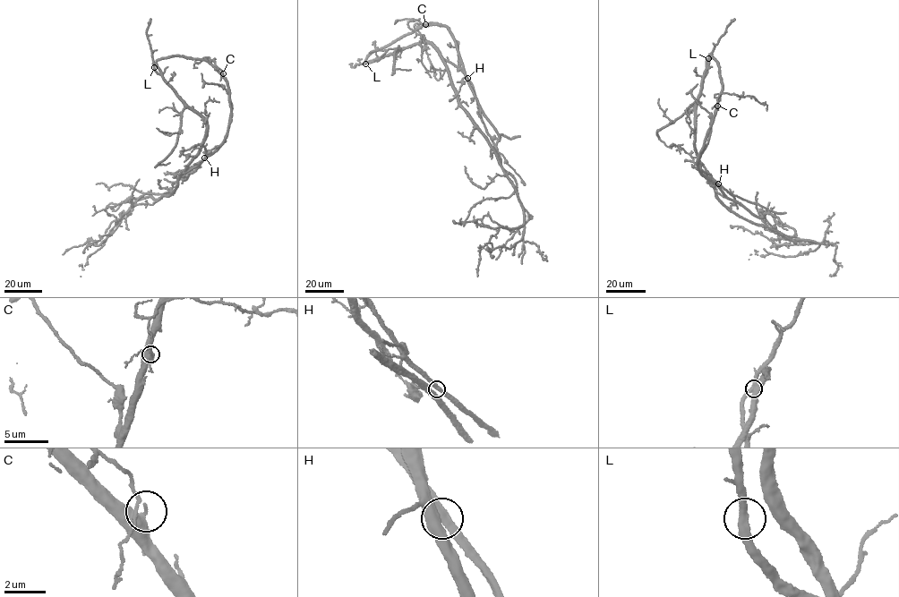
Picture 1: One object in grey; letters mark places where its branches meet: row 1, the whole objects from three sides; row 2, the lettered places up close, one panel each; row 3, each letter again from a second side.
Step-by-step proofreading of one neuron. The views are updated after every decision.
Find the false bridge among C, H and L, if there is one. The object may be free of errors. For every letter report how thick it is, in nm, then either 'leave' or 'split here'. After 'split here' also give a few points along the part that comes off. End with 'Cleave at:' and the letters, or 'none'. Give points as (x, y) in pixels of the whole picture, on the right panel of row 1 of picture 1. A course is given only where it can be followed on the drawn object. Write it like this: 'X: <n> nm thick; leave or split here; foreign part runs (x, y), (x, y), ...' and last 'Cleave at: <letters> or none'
C: 340 nm thick; split here; foreign part runs (717, 106), (720, 94), (726, 92), (752, 96), (766, 105), (766, 111)
H: 360 nm thick; leave
L: 360 nm thick; leave
Cleave at: C

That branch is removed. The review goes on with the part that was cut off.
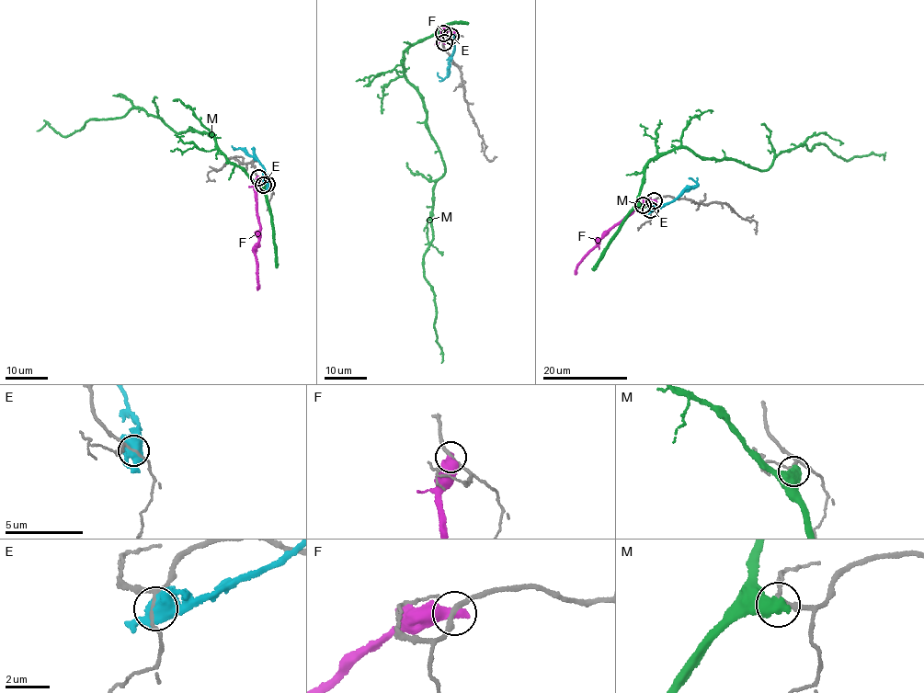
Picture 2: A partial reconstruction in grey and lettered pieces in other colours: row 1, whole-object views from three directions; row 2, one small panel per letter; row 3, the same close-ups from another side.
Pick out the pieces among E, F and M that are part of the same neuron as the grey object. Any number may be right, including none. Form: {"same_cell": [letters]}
{"same_cell": ["M"]}

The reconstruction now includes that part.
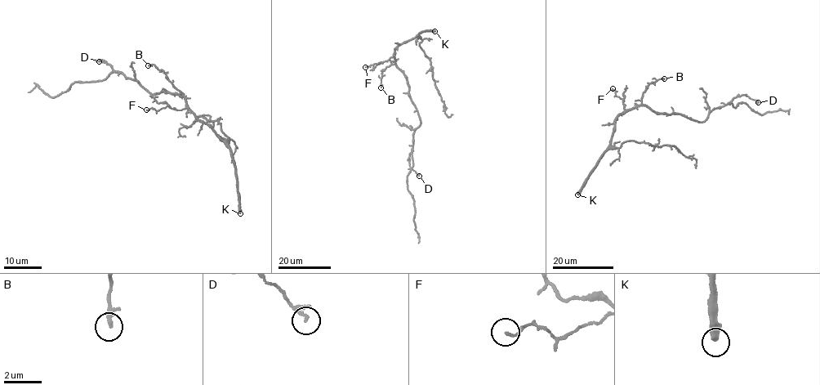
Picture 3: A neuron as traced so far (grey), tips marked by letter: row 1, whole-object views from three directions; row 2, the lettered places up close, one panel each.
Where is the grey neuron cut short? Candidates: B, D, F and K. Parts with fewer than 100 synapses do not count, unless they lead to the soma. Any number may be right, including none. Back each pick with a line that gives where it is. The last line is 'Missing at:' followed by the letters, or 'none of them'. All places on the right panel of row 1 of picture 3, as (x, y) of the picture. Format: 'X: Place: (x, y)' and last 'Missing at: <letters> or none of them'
K: Place: (577, 194)
Missing at: K

